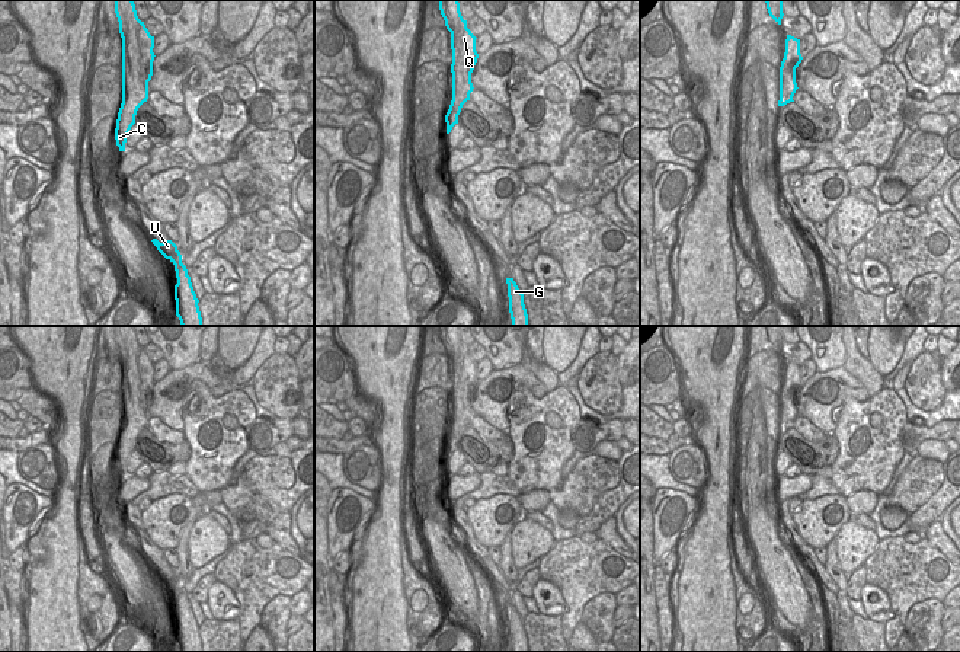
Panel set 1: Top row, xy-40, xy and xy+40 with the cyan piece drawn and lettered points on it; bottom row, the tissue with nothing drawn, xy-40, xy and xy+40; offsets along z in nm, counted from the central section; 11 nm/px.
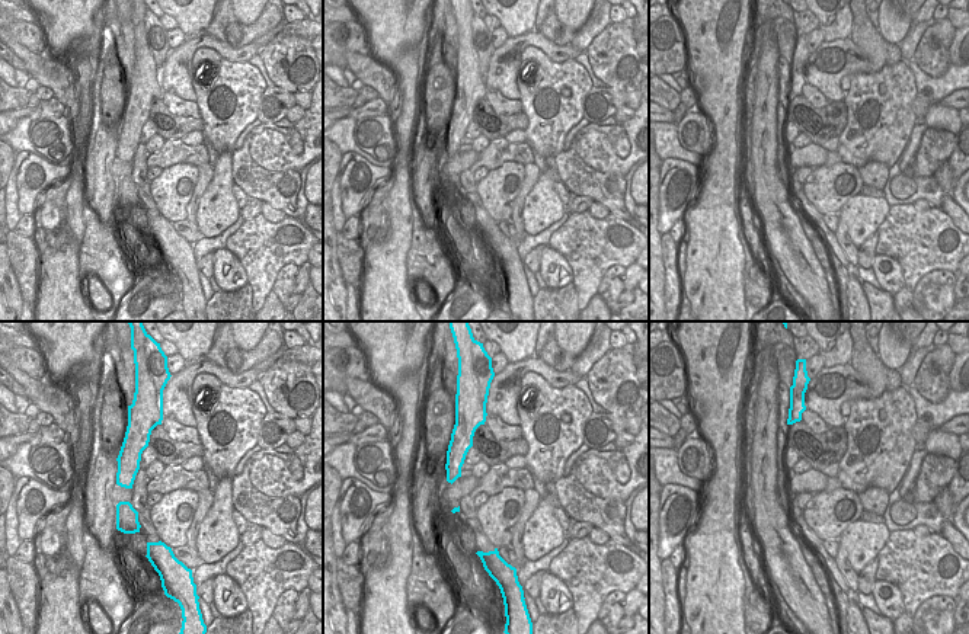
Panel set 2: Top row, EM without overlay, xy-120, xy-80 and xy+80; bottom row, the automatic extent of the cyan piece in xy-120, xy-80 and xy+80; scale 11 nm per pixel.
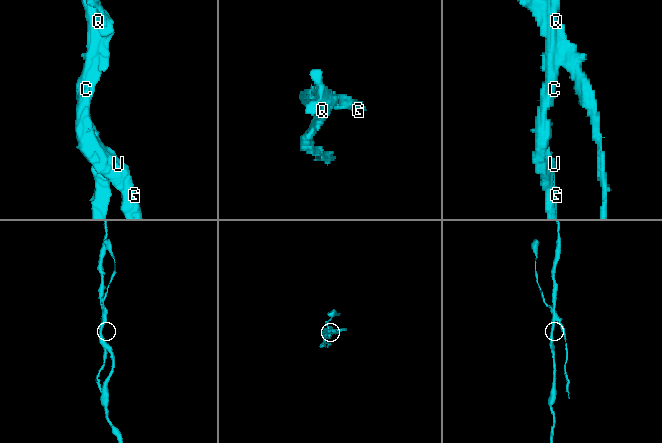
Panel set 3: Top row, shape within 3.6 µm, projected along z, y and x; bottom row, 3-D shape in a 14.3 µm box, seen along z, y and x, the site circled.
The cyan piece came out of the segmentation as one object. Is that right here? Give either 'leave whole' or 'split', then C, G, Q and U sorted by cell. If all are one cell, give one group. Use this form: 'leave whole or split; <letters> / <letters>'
split; C G U / Q

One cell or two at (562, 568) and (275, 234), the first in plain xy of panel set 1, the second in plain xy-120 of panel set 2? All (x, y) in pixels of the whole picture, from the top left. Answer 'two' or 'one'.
one

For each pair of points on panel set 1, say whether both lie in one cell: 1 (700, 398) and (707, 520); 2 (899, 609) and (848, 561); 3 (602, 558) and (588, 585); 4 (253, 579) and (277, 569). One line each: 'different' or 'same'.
1: same
2: different
3: same
4: same

